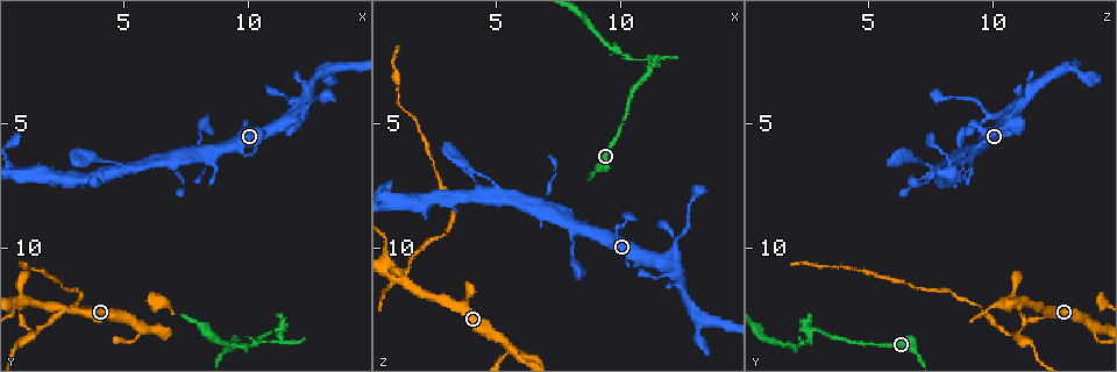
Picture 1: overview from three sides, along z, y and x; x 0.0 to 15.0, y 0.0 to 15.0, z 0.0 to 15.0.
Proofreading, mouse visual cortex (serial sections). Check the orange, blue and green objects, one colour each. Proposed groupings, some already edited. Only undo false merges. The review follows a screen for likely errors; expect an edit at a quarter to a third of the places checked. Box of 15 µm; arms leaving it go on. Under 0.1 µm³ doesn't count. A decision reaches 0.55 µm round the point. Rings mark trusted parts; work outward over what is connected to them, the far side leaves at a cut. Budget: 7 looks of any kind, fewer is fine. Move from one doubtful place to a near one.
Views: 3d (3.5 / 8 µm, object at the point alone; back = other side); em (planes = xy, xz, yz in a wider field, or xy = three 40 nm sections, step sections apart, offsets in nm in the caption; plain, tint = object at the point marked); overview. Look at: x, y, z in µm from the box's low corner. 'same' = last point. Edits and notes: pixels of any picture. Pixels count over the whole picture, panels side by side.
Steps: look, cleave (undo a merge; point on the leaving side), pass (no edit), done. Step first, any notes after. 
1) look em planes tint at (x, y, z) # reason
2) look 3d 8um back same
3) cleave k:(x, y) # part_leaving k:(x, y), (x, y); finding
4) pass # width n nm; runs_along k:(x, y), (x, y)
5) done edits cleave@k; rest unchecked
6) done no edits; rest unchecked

look 3d 3.5um at (10.8, 13.9, 2.4) # thick turns thin

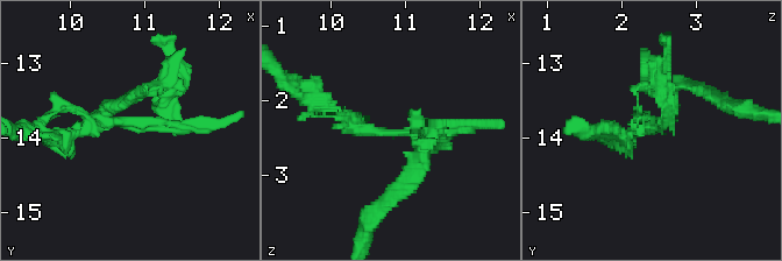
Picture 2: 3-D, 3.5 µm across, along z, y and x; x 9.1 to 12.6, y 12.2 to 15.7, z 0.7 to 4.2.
look em xy step 3 tint at (10.90, 13.80, 2.45) # shape alone is not enough

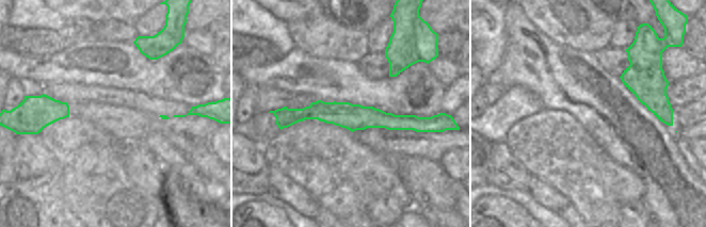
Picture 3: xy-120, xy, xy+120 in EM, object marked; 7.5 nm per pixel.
cleave 2:(162, 127) # part_leaving 2:(161, 90), (149, 122), (85, 133); a second cell is stuck on

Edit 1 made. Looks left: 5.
look overview # see it whole again

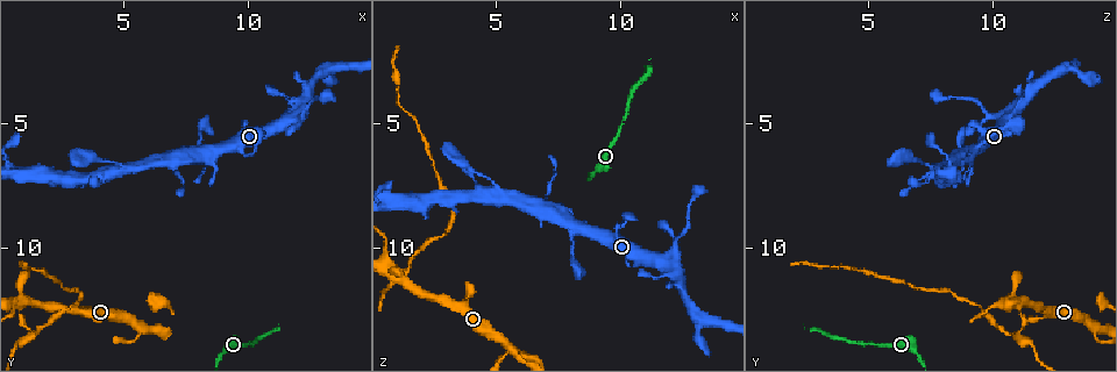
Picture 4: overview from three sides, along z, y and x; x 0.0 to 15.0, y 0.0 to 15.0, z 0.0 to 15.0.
look 3d 8um at (5.6, 13.3, 14.1) # small branch off a trunk

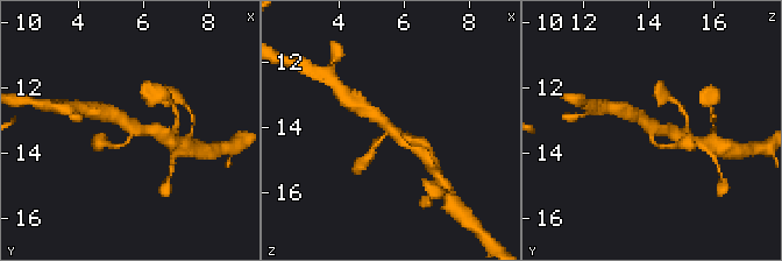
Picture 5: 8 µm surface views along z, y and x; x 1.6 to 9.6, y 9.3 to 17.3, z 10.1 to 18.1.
look 3d 3.5um at (5.6, 13.2, 14.1) # zoom in

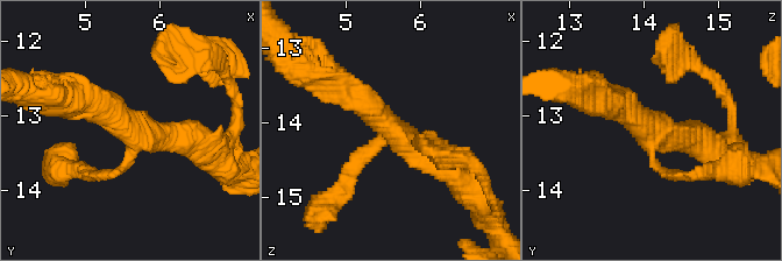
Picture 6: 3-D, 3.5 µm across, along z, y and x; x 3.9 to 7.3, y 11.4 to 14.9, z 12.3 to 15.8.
look em xy step 1 tint at (5.60, 13.25, 14.05) # arms 3; arm_widths 150, 300, 400 nm; now the EM

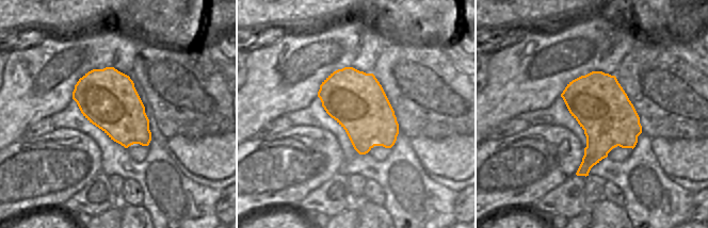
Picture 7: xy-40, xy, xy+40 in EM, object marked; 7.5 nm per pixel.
pass # runs_along 6:(340, 85), (433, 163), (457, 177); continuous, no second cell

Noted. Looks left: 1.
done edits cleave@2; rest unchecked

